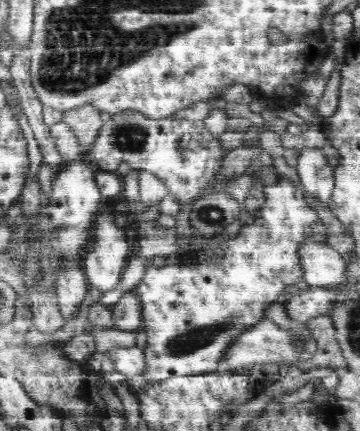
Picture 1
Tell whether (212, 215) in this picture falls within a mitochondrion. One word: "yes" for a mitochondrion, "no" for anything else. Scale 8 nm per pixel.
yes

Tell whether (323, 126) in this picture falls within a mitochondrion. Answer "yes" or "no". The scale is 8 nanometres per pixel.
no

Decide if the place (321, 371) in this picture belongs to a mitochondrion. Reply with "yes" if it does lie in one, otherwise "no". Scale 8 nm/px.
no

